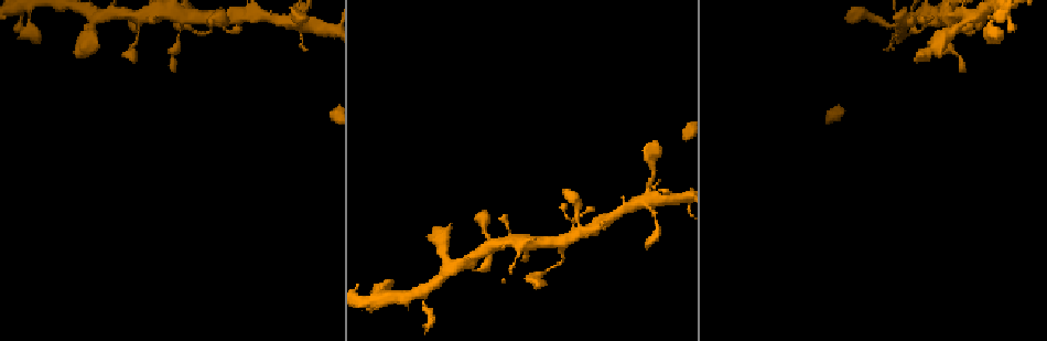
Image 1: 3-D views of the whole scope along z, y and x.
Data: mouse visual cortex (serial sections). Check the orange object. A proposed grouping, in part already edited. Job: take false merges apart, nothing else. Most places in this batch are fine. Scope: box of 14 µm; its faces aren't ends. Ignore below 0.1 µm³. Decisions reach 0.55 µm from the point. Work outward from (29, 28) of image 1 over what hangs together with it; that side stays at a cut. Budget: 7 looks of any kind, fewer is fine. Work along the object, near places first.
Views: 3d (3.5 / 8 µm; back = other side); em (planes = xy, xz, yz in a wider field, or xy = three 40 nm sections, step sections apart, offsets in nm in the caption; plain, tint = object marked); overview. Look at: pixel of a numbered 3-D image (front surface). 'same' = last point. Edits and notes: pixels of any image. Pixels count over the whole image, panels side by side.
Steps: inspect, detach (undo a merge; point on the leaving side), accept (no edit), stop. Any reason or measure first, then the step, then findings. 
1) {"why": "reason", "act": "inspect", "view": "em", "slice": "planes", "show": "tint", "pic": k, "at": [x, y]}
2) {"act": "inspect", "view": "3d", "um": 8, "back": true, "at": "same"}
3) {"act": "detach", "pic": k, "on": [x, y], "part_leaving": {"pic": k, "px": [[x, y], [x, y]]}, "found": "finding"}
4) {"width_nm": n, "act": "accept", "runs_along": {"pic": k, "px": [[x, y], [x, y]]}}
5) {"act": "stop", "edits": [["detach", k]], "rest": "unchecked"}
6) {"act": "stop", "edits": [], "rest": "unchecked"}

{"why": "four-way junction", "act": "inspect", "view": "3d", "um": 3.5, "pic": 1, "at": [967, 13]}

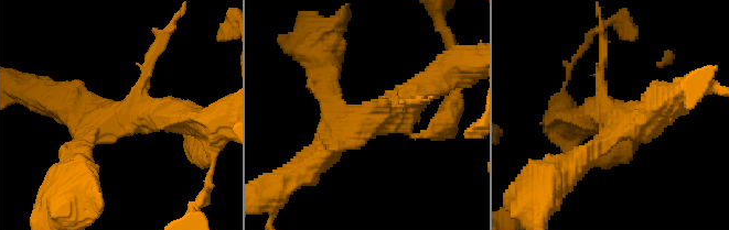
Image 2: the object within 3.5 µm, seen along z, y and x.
{"arms": 4, "arm_widths_nm": [150, 200, 350, 400], "why": "shape alone is not enough", "act": "inspect", "view": "em", "slice": "xy", "step": 2, "show": "tint", "pic": 2, "at": [138, 117]}

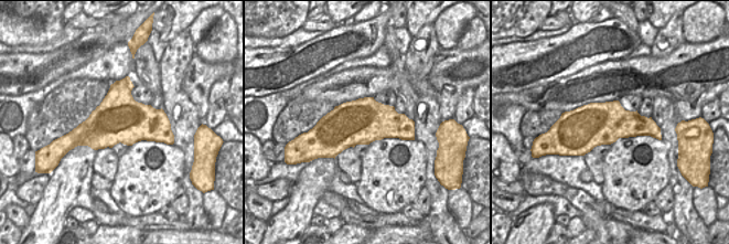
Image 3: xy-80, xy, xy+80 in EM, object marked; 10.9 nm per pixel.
{"act": "accept", "runs_along": {"pic": 2, "px": [[324, 151], [355, 123], [450, 75]]}, "found": "one cell here"}

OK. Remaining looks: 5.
{"why": "thin neck", "act": "inspect", "view": "3d", "um": 3.5, "back": true, "pic": 1, "at": [178, 36]}

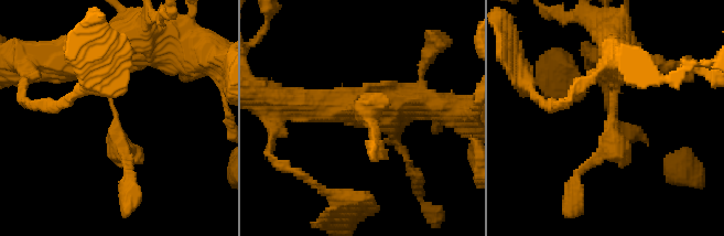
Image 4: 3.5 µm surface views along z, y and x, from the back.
{"why": "shape alone is not enough", "act": "inspect", "view": "em", "slice": "xy", "step": 5, "show": "tint", "pic": 4, "at": [613, 112]}

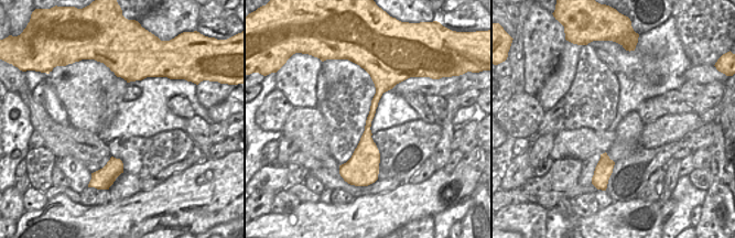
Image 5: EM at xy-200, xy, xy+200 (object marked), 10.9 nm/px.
{"act": "inspect", "view": "em", "slice": "xy", "step": 1, "show": "tint", "at": "same"}

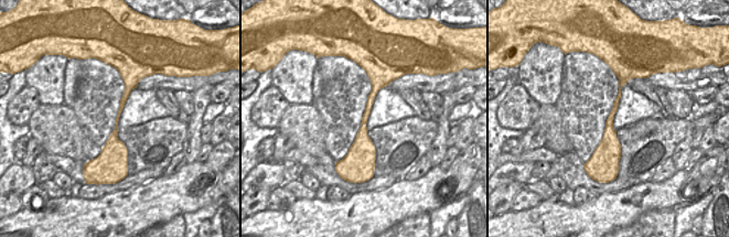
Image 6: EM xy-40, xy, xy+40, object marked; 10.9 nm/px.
{"act": "accept", "found": "one cell here"}

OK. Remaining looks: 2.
{"why": "small branch off a trunk", "act": "inspect", "view": "3d", "um": 3.5, "pic": 1, "at": [652, 201]}

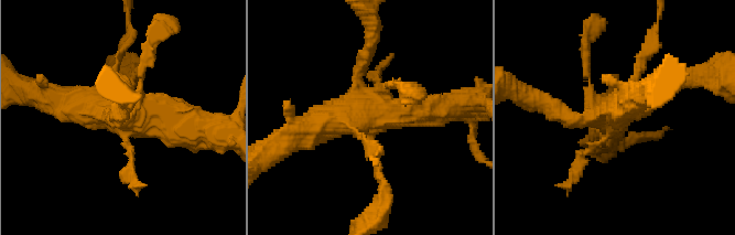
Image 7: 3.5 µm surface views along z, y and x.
{"act": "inspect", "view": "em", "slice": "xy", "step": 2, "show": "tint", "pic": 7, "at": [366, 112]}

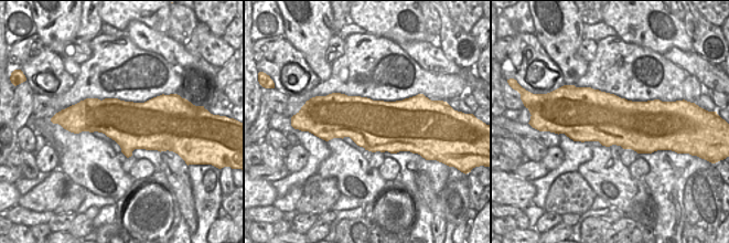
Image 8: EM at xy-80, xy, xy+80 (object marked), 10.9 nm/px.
{"act": "accept", "runs_along": {"pic": 7, "px": [[51, 99], [190, 124]]}, "found": "all the same cell"}

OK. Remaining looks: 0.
{"act": "stop", "edits": [], "rest": "unchecked"}

